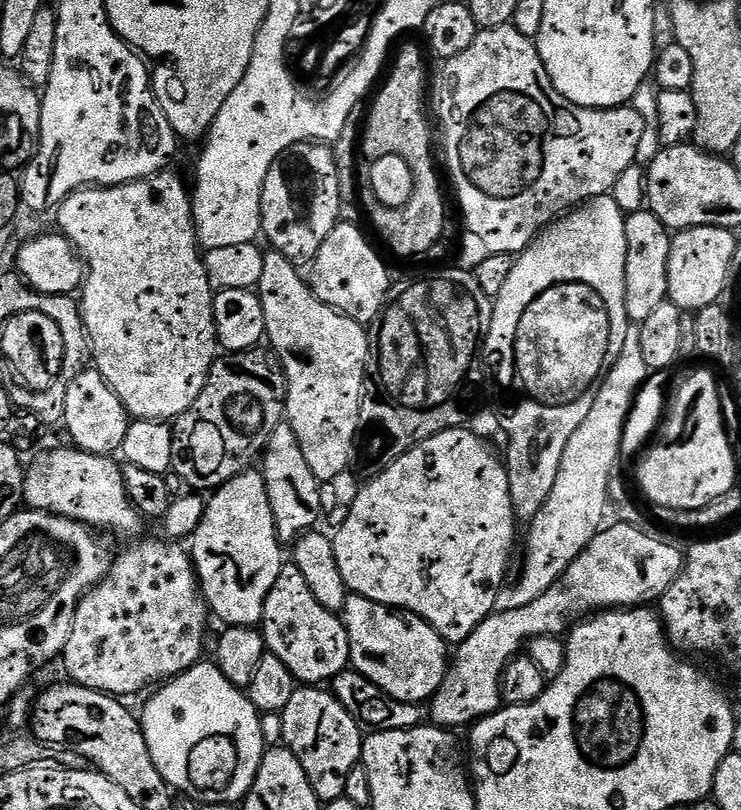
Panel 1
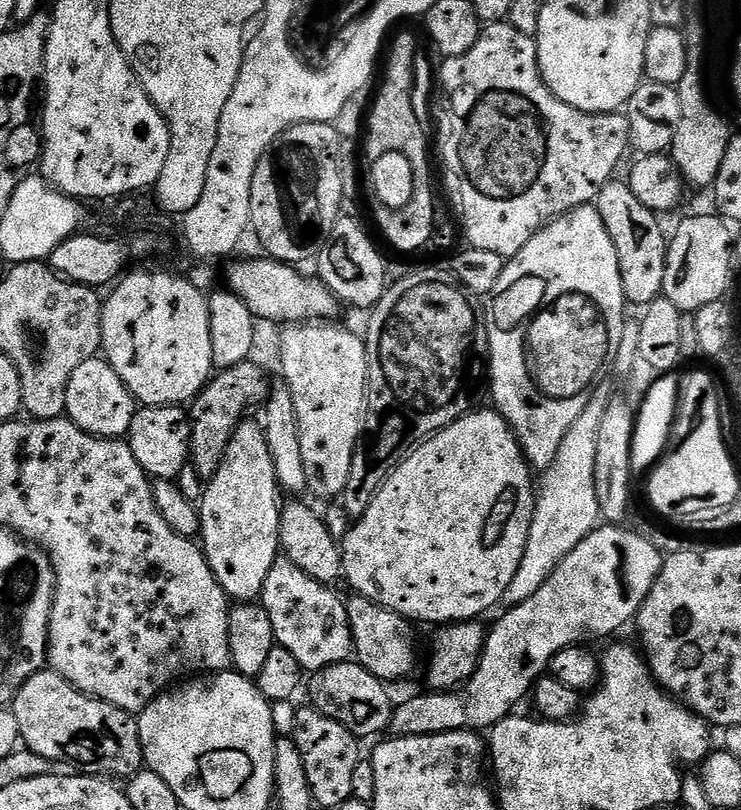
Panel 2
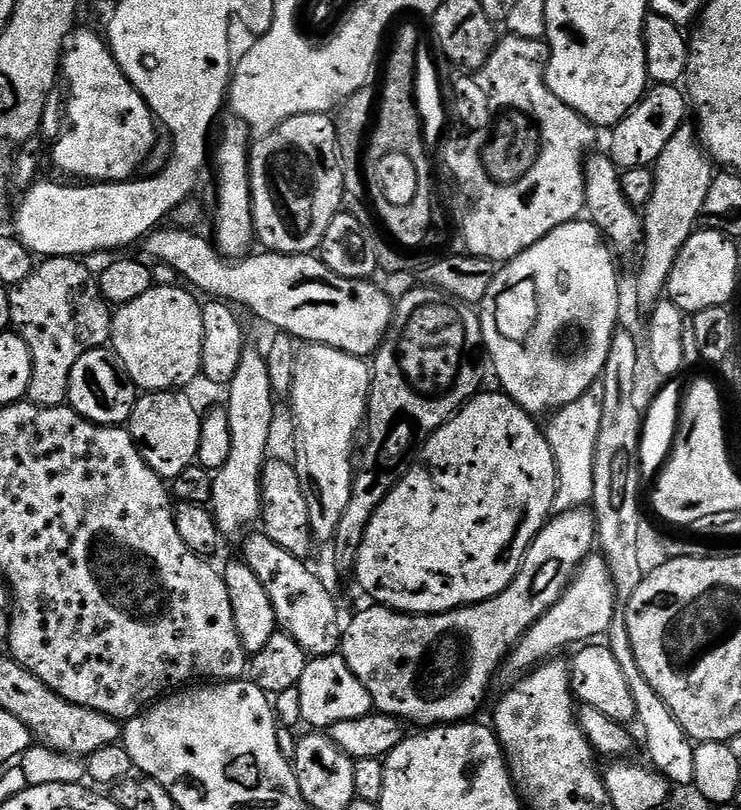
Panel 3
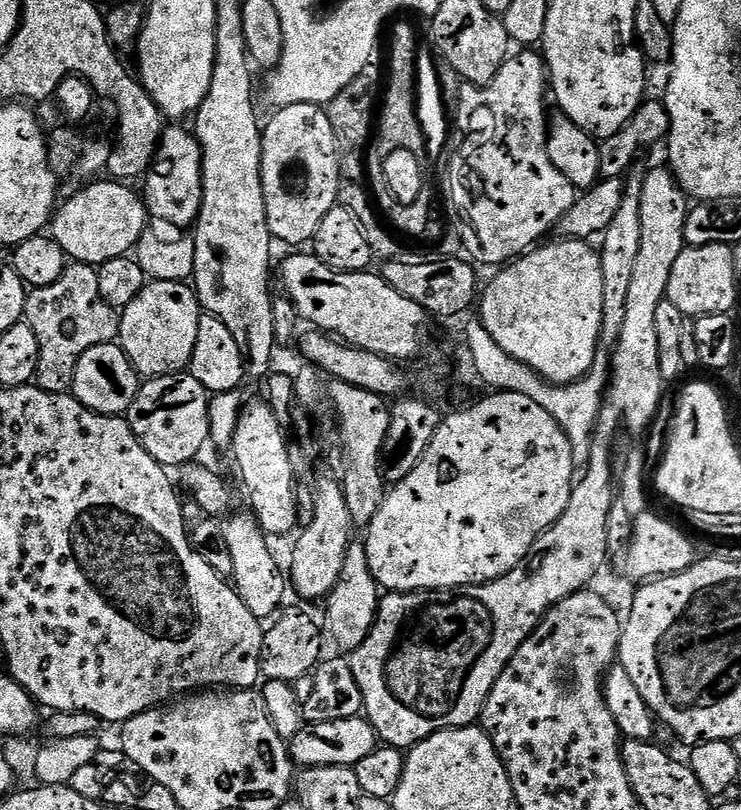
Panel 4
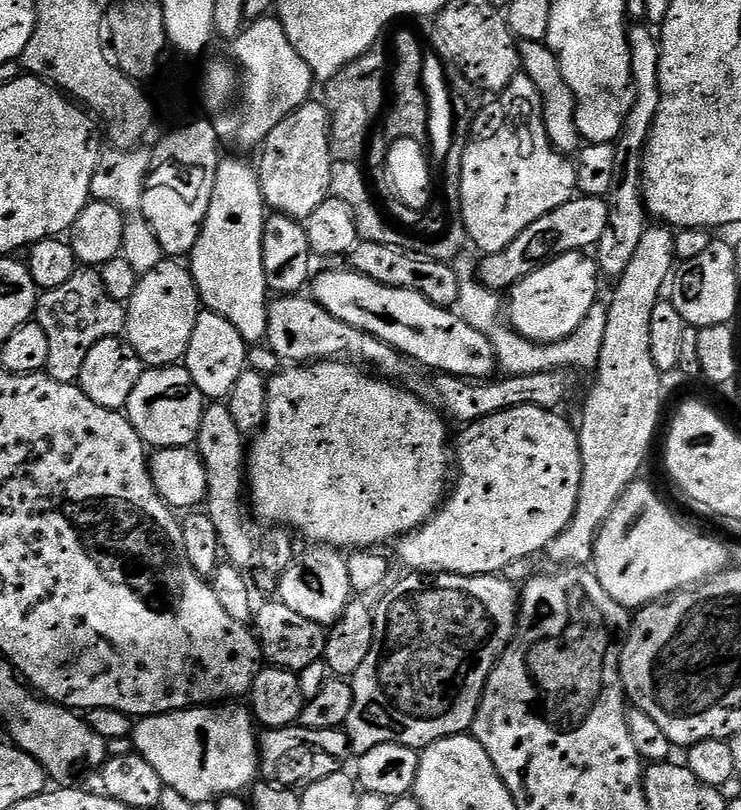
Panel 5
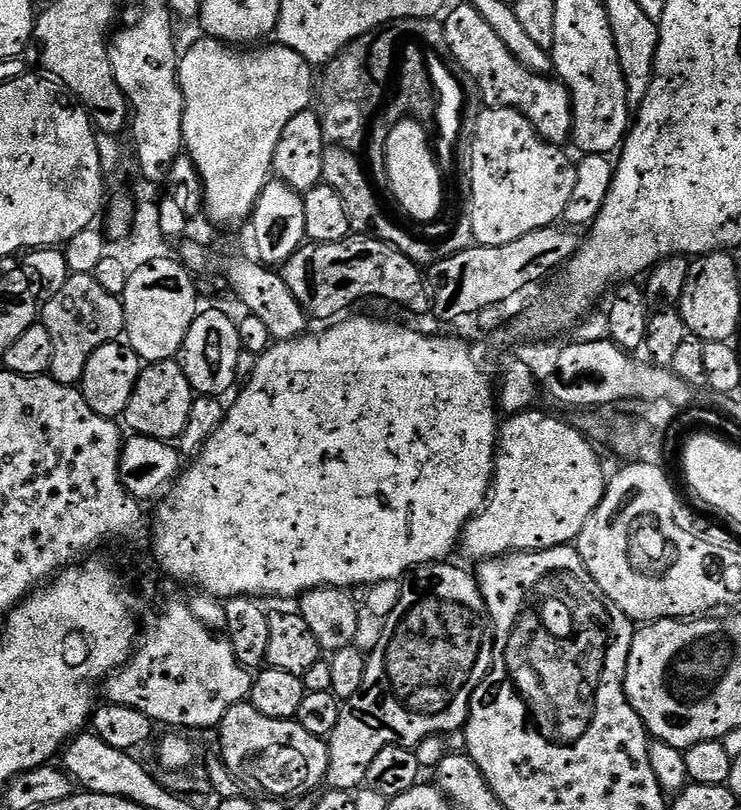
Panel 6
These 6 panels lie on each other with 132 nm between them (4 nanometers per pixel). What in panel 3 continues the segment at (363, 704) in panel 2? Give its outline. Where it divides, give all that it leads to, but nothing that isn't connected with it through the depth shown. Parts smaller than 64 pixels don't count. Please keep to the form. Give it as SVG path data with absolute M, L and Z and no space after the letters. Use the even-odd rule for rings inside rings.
M339 654L311 657L295 688L298 690L302 721L312 730L331 730L338 722L351 722L353 718L369 716L374 711L370 690L362 686L354 670L350 670Z

